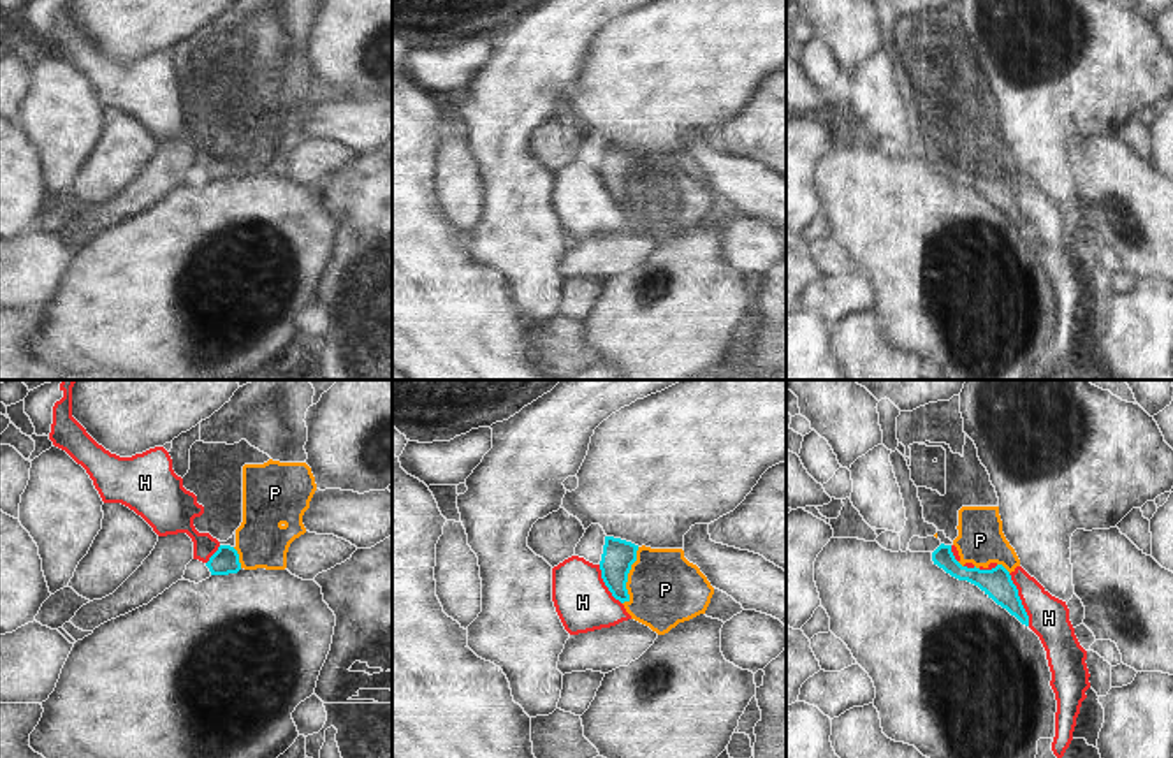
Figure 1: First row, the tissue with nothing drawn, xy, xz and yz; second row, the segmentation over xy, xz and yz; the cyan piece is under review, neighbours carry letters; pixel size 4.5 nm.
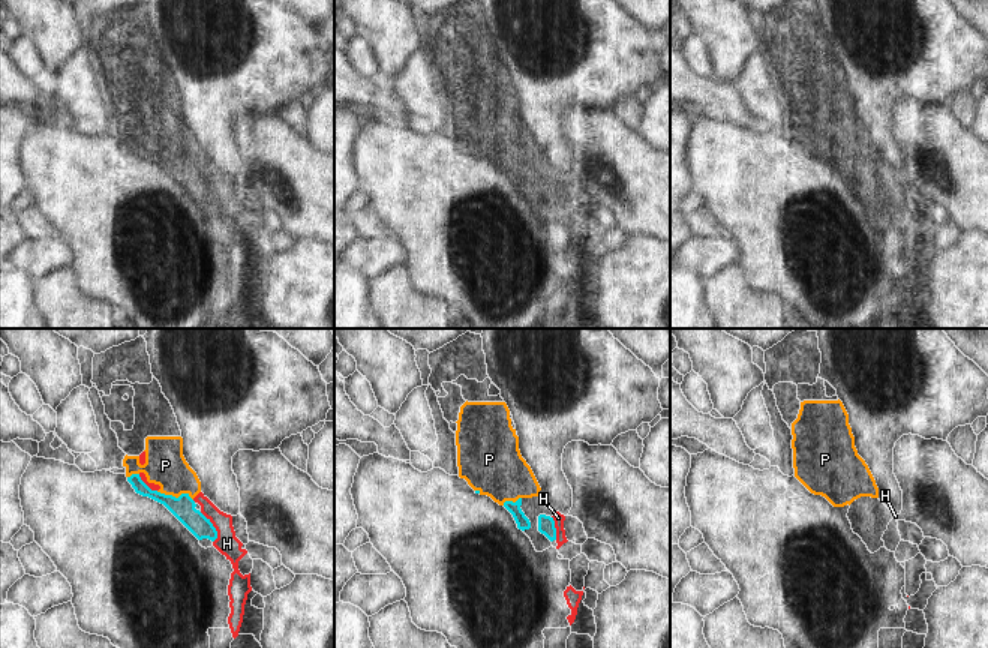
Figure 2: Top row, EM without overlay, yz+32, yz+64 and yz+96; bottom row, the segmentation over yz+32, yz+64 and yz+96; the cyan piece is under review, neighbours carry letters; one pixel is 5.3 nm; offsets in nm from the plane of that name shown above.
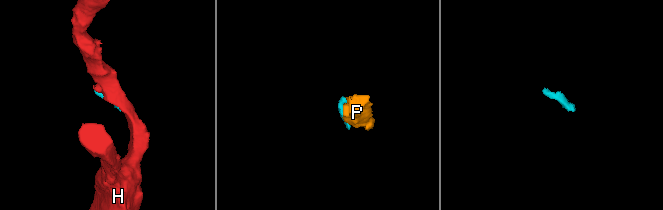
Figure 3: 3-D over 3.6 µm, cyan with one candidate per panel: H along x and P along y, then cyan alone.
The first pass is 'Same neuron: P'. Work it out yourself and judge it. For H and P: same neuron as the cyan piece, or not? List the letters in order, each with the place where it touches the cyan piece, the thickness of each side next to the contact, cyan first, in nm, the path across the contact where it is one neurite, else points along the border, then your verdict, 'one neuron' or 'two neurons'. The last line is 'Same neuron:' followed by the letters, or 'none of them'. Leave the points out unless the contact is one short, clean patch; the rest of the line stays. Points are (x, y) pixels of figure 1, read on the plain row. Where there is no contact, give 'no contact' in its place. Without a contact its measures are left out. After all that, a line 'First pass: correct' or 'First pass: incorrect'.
H: meets cyan in yz at (1020, 206); 140 nm thick on the cyan side, 190 nm on the other; two neurons
P: meets cyan in xz at (626, 182); 150 nm thick on the cyan side, 320 nm on the other; border along xz (639, 153), (637, 166), (628, 180), (628, 204), (623, 210); two neurons
Same neuron: none of them
First pass: incorrect

